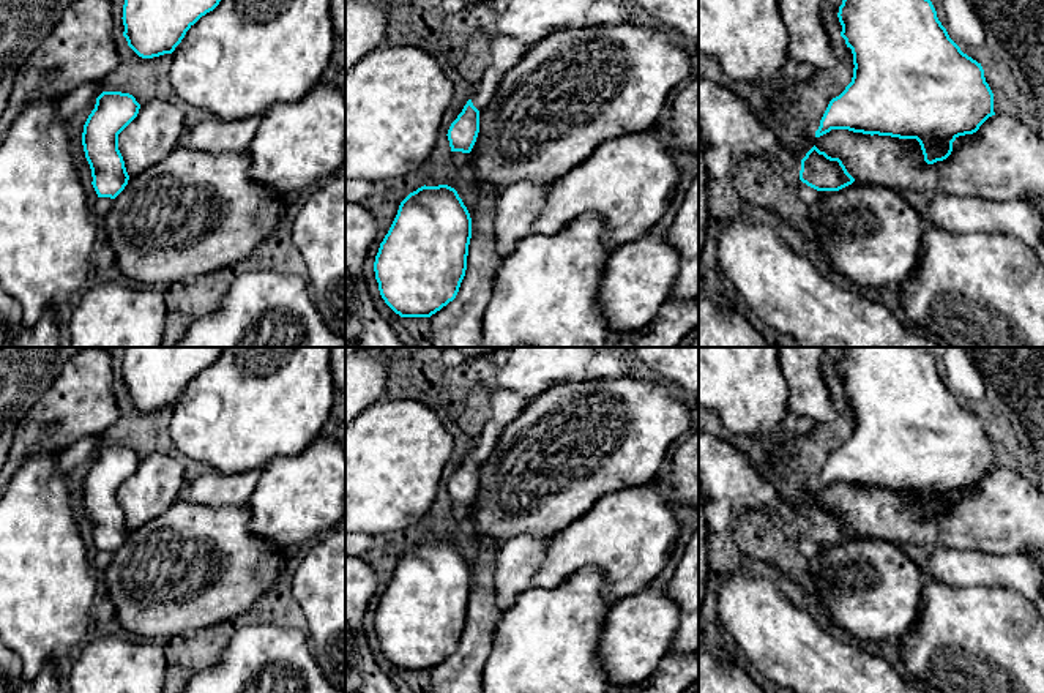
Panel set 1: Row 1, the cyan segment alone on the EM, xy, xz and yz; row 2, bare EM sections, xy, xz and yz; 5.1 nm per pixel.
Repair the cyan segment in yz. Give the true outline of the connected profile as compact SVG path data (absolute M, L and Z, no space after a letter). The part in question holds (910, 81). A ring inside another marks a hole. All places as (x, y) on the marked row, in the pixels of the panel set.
M842 0L837 13L841 36L853 54L853 77L845 90L833 98L820 120L815 137L831 129L863 134L916 139L924 161L946 159L959 136L973 134L994 112L994 93L986 82L981 63L968 57L949 38L930 0Z

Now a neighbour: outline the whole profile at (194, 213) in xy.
M181 144L161 163L129 177L125 189L114 199L104 216L106 242L115 254L120 273L140 286L183 281L219 270L233 270L252 251L268 240L278 227L287 205L249 177L251 153L205 153Z

